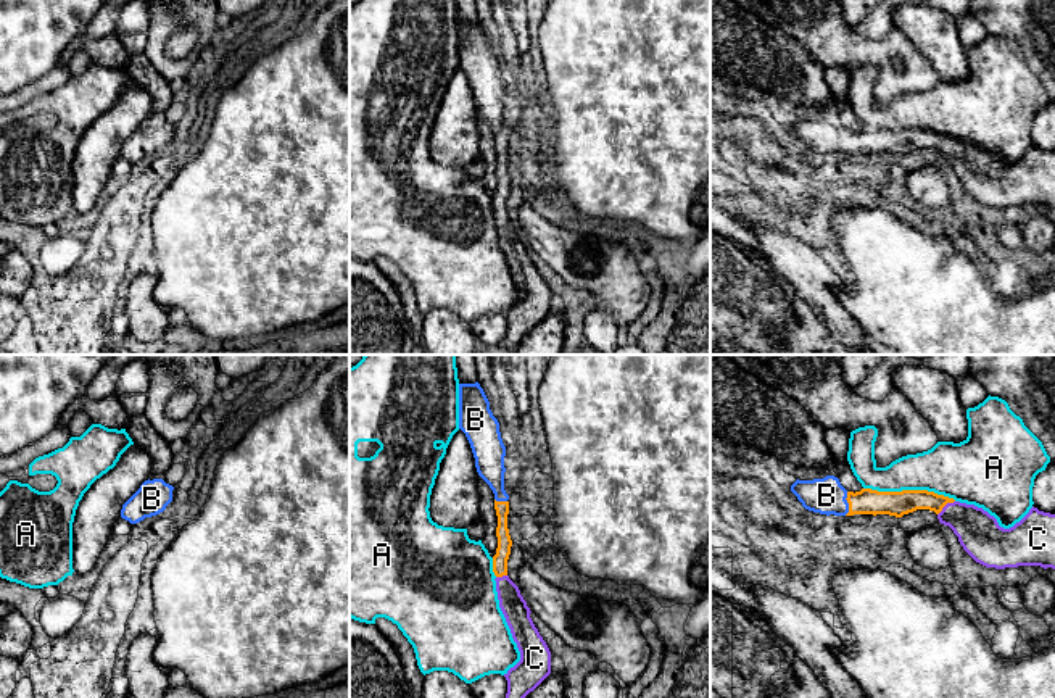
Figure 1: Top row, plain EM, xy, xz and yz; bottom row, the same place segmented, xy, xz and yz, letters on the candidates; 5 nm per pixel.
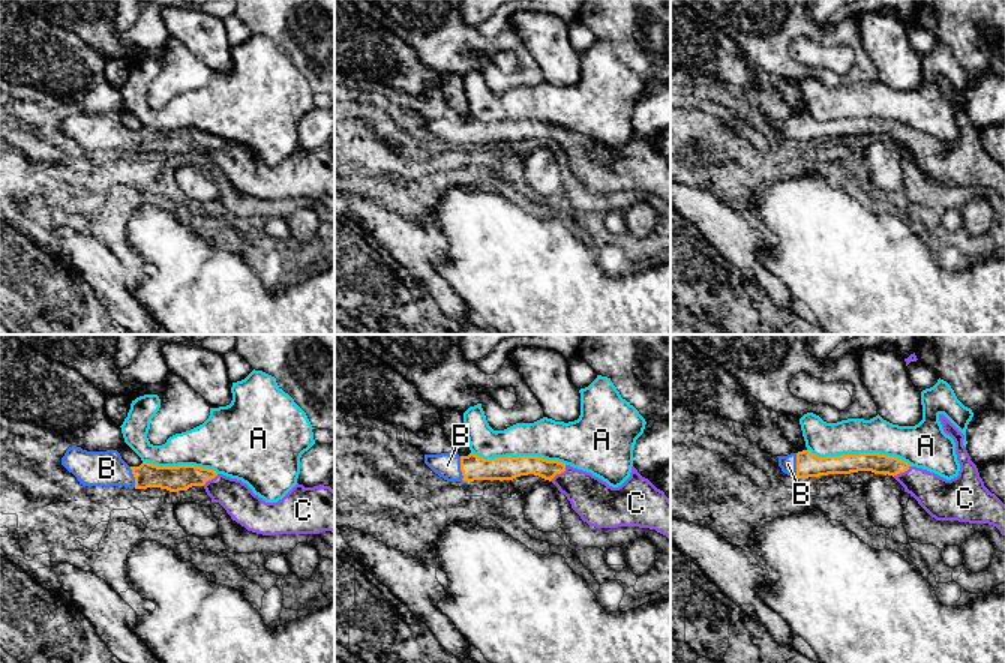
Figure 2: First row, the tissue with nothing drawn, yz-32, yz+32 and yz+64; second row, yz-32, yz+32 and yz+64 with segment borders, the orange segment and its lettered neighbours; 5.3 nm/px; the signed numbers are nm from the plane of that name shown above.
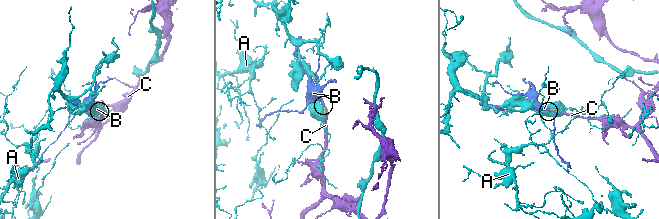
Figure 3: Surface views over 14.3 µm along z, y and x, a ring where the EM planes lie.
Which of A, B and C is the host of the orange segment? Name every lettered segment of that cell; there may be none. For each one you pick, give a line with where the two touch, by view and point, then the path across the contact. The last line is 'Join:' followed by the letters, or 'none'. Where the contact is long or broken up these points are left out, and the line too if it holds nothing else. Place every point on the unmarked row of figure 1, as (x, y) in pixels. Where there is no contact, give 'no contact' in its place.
B: yz (848, 141) | across yz (865, 141), (848, 141), (838, 141), (827, 134)
C: yz (944, 144) | across yz (894, 142), (935, 141), (944, 144), (980, 173)
Join: B, C

